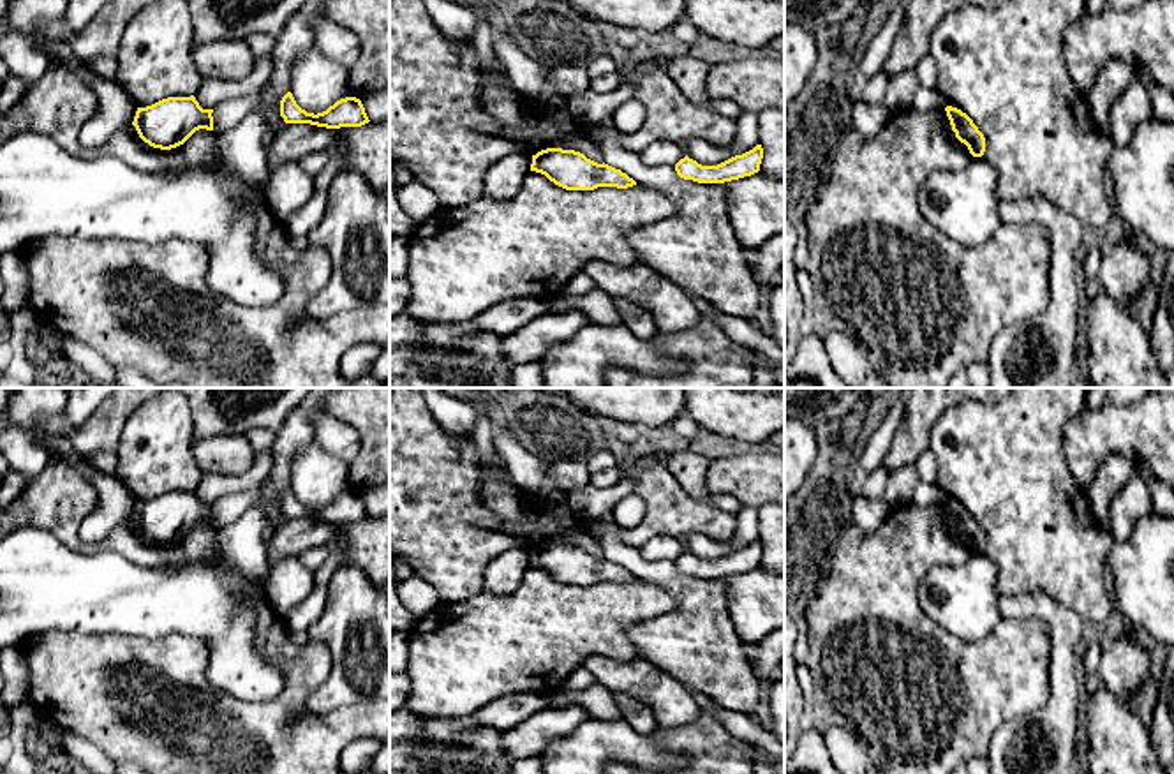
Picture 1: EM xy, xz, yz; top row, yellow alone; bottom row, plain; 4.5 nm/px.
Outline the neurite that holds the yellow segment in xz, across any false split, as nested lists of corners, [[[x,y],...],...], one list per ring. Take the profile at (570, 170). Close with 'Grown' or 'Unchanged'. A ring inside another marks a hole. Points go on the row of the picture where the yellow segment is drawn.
[[[546,148],[532,155],[531,171],[545,175],[566,190],[594,190],[598,187],[628,189],[636,185],[620,169],[598,164],[583,153],[562,148]]]. Unchanged

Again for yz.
[[[947,106],[947,116],[950,120],[955,138],[964,143],[973,157],[982,157],[985,152],[985,138],[973,123],[973,120],[957,108]]]. Unchanged

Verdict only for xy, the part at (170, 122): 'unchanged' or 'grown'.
unchanged

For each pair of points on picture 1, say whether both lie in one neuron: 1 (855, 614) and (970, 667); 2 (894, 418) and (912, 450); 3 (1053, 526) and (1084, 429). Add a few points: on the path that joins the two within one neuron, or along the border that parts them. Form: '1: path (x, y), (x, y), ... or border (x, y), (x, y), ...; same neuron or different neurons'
1: path (884, 617), (942, 642); same neuron
2: border (905, 406), (901, 424), (882, 462); different neurons
3: border (1062, 432), (1065, 466), (1084, 491); different neurons

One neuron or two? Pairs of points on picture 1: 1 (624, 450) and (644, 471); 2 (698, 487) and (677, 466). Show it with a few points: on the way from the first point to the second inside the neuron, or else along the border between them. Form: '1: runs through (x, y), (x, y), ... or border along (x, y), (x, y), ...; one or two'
1: runs through (628, 455), (639, 466); one
2: runs through (693, 482), (683, 471); one

